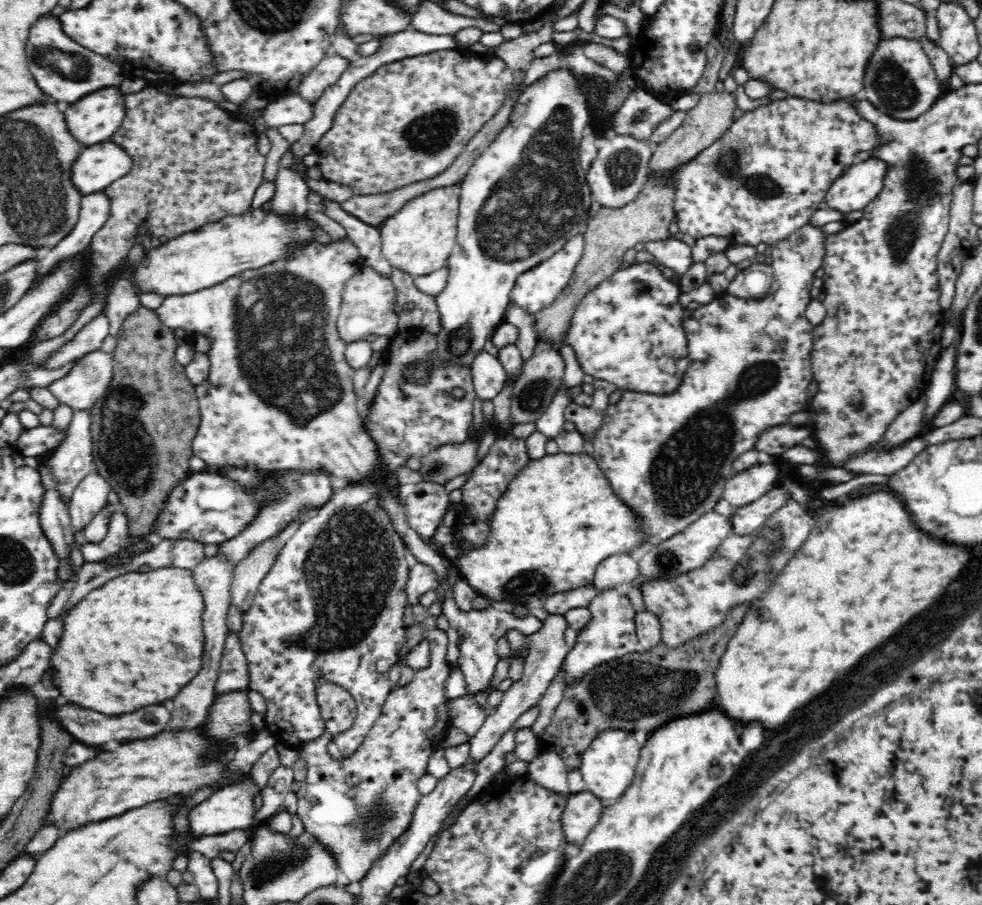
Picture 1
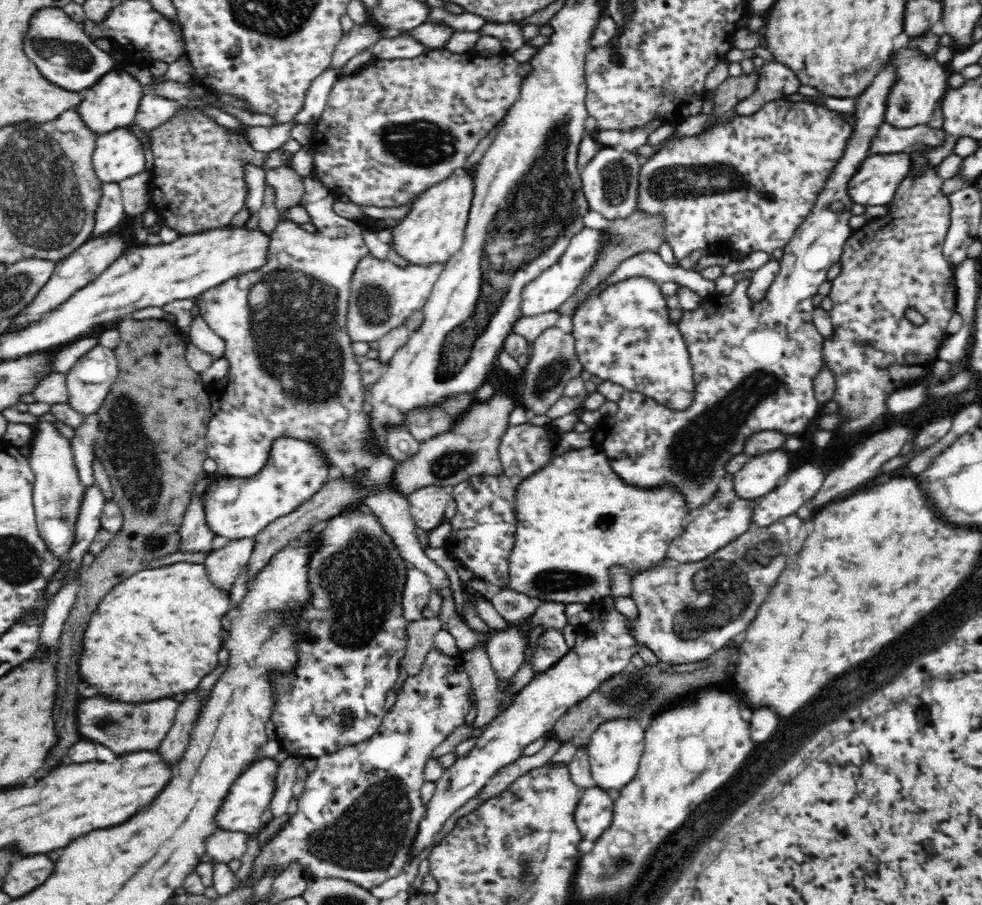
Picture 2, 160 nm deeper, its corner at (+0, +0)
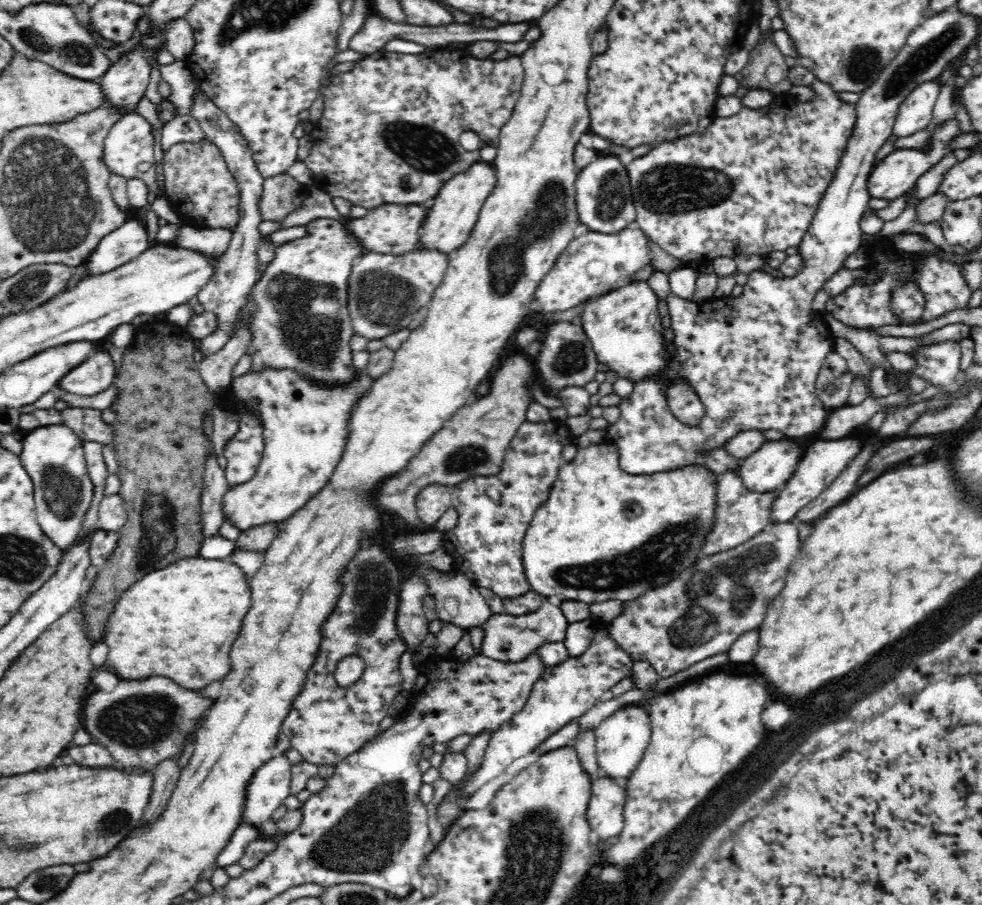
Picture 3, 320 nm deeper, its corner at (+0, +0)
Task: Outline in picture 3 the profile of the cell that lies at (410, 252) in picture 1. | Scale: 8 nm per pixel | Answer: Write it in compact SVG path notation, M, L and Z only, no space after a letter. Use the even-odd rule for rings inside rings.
M480 160L468 170L455 174L446 181L433 200L429 215L422 223L422 238L419 238L418 247L435 249L449 255L451 251L463 246L472 233L484 201L490 196L498 182L497 176L491 162Z

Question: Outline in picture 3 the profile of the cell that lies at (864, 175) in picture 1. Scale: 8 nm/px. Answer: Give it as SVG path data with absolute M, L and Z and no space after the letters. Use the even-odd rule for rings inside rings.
M955 114L952 118L940 122L930 134L930 142L924 148L906 148L894 149L894 152L885 156L875 167L873 167L868 179L868 190L871 198L886 198L886 200L894 200L898 196L902 196L909 192L914 186L916 180L920 178L930 168L936 166L946 155L956 151L951 144L953 140L963 135L960 123L956 119Z

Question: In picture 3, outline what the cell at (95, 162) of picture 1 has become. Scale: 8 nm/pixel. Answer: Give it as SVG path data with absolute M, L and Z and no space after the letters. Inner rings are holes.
M132 111L126 113L106 135L104 141L103 161L111 174L119 174L128 179L140 177L154 193L157 192L154 159L154 134L152 125L144 116Z

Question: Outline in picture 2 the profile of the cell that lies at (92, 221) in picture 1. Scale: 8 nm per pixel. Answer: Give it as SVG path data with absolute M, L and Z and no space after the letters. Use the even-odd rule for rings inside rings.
M110 182L103 186L103 197L97 208L97 221L92 238L110 234L121 227L126 218L119 183Z

